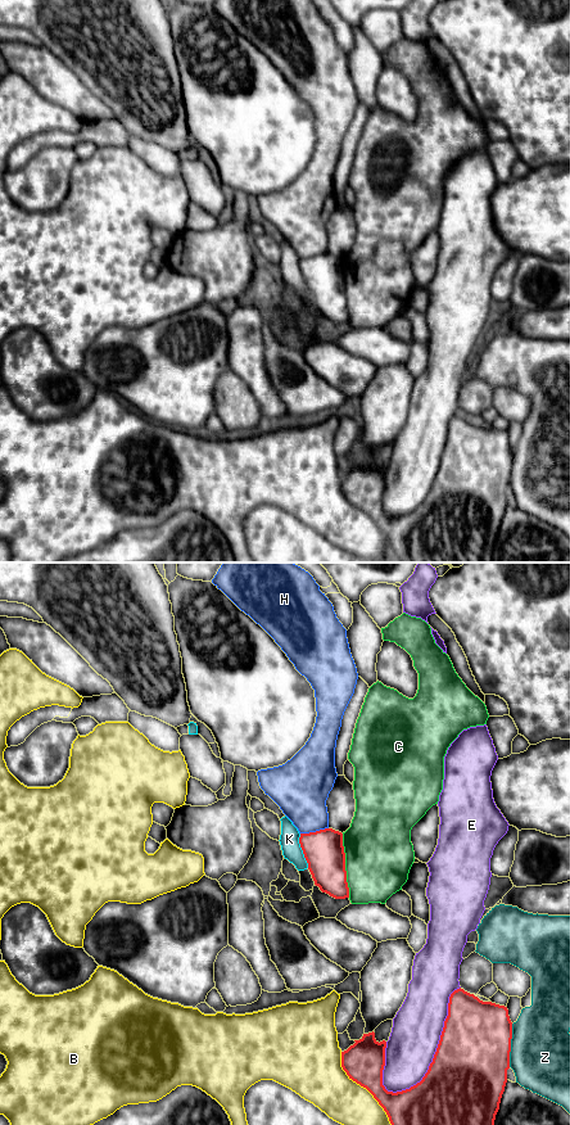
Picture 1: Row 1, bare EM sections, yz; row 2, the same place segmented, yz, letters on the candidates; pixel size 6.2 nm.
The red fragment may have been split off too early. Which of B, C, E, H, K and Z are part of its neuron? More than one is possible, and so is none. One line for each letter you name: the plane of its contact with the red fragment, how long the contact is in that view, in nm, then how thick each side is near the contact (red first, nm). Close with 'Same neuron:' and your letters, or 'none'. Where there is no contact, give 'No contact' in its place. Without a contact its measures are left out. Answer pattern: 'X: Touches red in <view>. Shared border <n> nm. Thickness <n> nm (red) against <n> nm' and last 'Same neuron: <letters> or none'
Same neuron: none

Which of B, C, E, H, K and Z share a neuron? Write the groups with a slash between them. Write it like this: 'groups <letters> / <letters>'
groups B / C / E / H / K / Z

